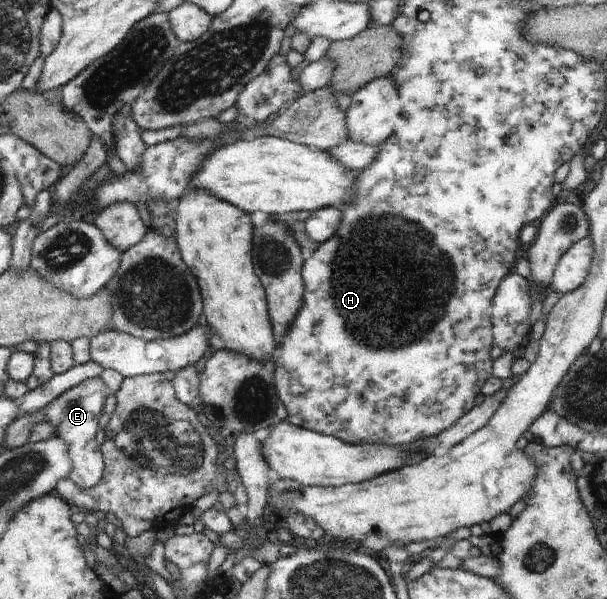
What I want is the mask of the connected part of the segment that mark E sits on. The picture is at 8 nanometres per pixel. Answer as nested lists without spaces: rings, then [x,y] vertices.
[[[96,376],[72,386],[44,408],[45,421],[50,422],[55,435],[63,437],[68,444],[69,456],[73,461],[69,478],[81,488],[91,488],[96,485],[105,468],[101,446],[96,442],[95,435],[99,429],[98,418],[103,413],[108,391],[107,383],[100,376]]]

